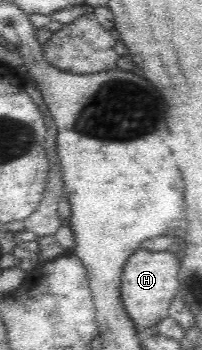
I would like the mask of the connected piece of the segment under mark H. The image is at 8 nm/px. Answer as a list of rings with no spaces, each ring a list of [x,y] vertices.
[[[143,248],[137,249],[123,267],[120,293],[129,318],[133,321],[136,331],[153,327],[168,316],[173,297],[178,294],[180,261],[175,257],[177,249],[165,252],[153,252]]]

